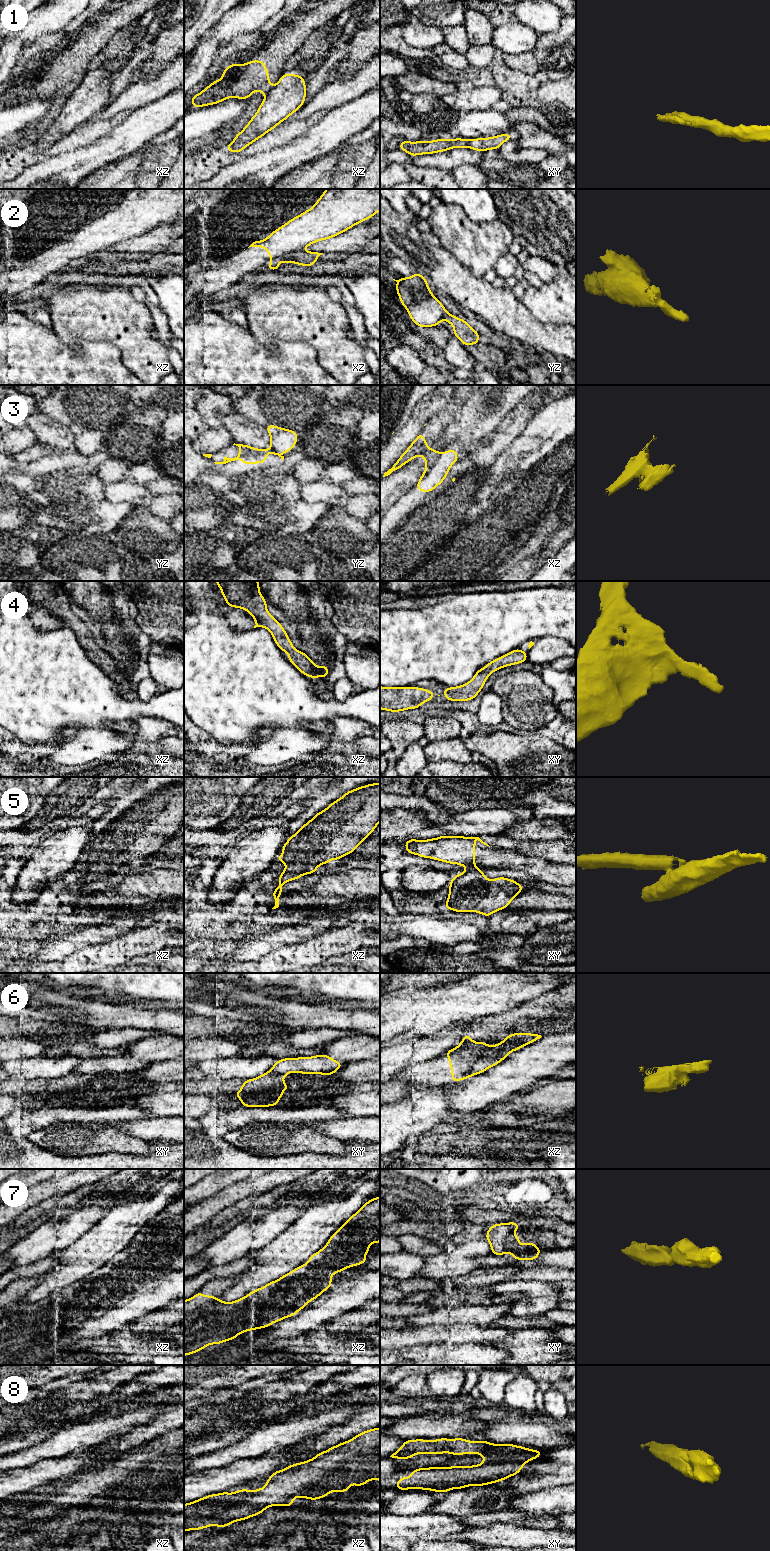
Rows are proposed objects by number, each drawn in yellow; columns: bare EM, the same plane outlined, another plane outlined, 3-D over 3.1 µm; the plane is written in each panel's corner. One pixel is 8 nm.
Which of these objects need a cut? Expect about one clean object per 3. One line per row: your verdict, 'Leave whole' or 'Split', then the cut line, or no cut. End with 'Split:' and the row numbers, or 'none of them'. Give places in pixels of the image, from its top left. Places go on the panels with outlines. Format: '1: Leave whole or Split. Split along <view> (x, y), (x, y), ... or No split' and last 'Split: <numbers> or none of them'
1: Split. Split along xz (273, 86), (266, 94)
2: Split. Split along xz (299, 249), (273, 261)
3: Split. Split along xz (439, 454), (435, 463), (420, 479)
4: Leave whole. No split
5: Split. Split along xz (273, 891), (279, 894)
6: Split. Split along xz (473, 1042), (462, 1049), (446, 1055)
7: Leave whole. No split
8: Leave whole. No split
Split: 1, 2, 3, 5, 6

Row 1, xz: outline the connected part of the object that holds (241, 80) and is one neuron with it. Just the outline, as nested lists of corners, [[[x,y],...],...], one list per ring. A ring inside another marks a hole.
[[[263,60],[232,63],[223,70],[222,77],[192,96],[193,108],[217,104],[228,98],[248,99],[255,91],[267,94],[273,87]]]

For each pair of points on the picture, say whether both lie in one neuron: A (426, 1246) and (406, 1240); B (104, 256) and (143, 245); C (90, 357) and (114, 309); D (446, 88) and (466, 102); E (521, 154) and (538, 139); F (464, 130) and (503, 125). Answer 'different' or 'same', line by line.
A: same
B: same
C: different
D: different
E: different
F: same

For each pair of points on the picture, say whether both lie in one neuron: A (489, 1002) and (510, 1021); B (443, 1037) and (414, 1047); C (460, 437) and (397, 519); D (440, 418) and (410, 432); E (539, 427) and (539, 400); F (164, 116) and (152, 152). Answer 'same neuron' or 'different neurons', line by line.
A: different neurons
B: same neuron
C: same neuron
D: different neurons
E: different neurons
F: different neurons

